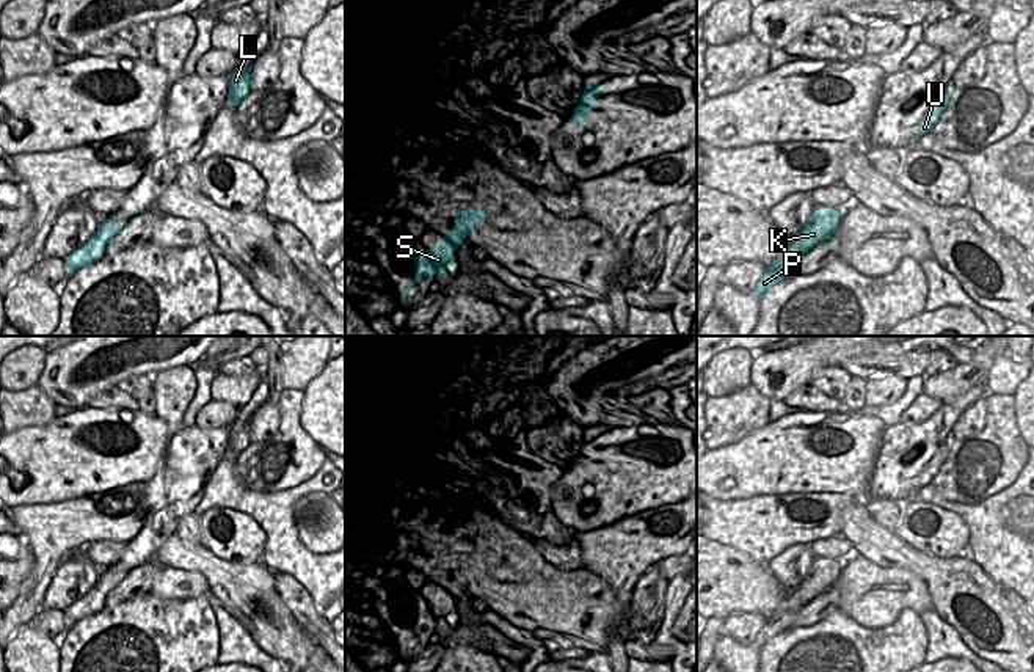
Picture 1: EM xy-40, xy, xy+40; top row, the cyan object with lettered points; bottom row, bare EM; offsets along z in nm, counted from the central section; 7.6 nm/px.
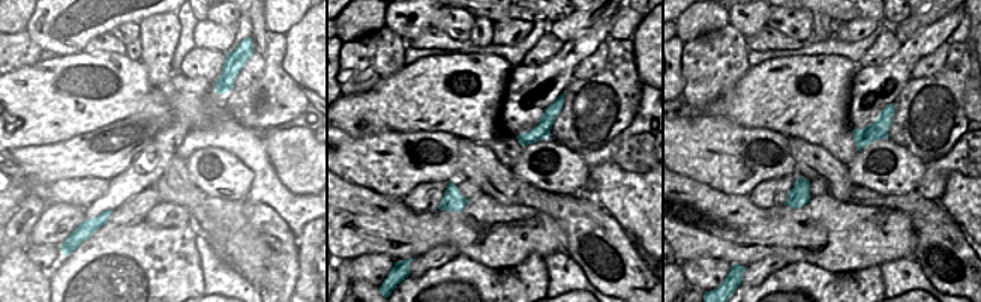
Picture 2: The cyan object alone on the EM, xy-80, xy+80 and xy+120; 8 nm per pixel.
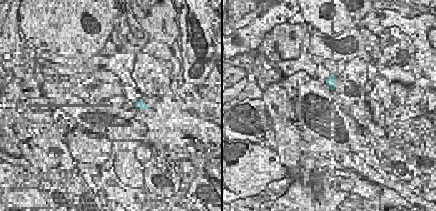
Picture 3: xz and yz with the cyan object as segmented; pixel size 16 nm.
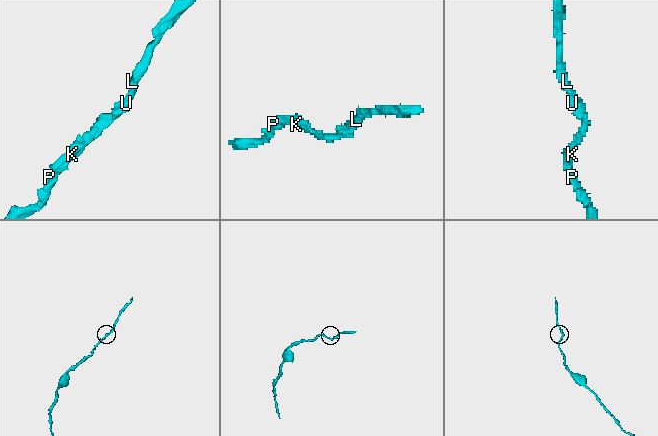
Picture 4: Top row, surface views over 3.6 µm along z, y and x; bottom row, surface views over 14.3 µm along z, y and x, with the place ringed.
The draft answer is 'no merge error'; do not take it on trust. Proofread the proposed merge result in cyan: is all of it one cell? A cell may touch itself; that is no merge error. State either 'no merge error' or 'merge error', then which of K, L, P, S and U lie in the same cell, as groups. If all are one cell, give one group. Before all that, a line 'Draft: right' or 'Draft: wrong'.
Draft: right
no merge error | K L P S U

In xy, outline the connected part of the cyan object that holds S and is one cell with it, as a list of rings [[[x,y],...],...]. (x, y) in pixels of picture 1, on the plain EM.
[[[461,562],[455,568],[455,576],[433,600],[422,603],[413,609],[416,615],[416,628],[405,641],[410,648],[411,642],[427,626],[453,619],[453,604],[458,597],[488,568],[483,562]]]

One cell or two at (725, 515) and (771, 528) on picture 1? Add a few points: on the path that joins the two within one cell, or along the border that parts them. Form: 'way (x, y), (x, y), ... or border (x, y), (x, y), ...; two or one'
way (736, 523), (760, 526); one

